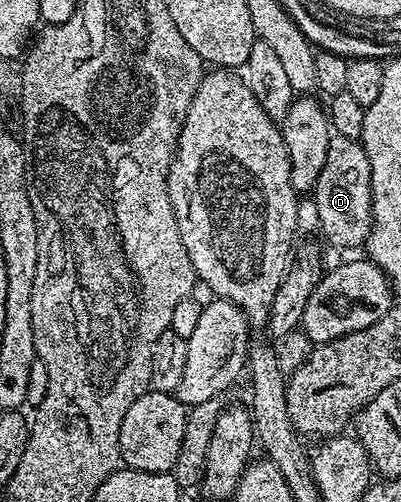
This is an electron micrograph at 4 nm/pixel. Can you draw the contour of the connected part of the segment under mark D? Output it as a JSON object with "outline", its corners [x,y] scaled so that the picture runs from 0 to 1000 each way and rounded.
{"outline":[[[830,265],[823,295],[813,295],[813,319],[803,343],[793,343],[783,392],[788,392],[788,434],[798,440],[798,458],[823,488],[840,490],[848,498],[868,498],[875,490],[905,492],[915,484],[918,464],[928,452],[928,376],[923,319],[913,311],[905,283],[873,271]]]}

